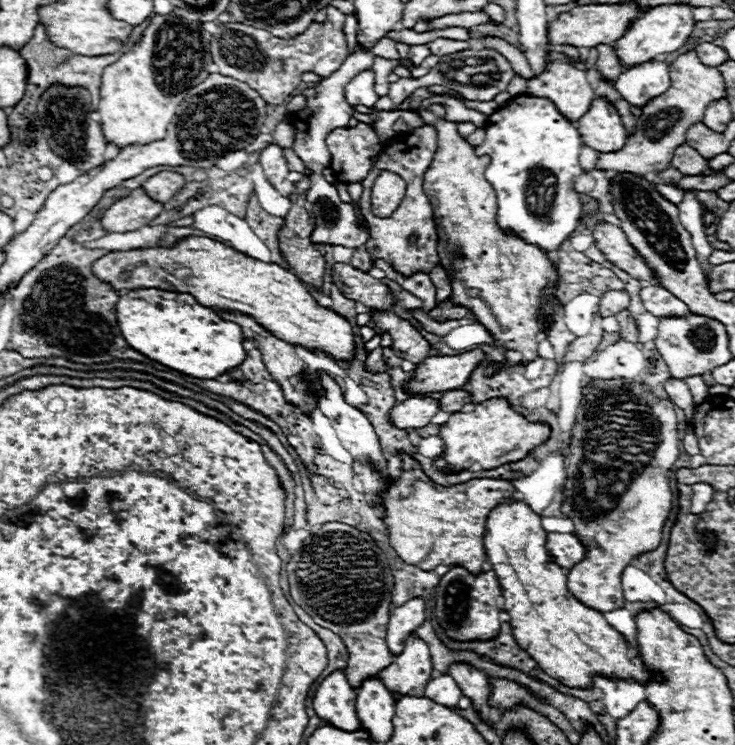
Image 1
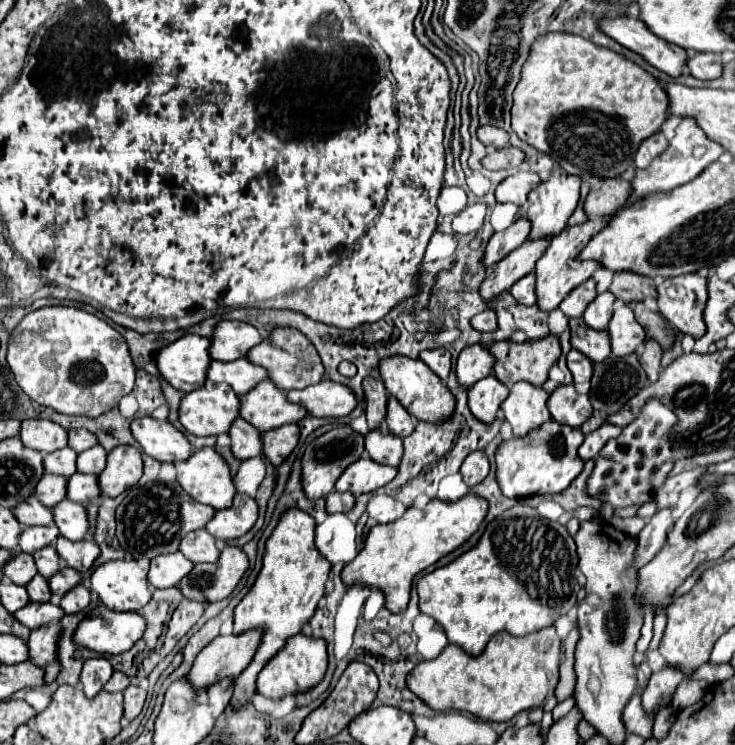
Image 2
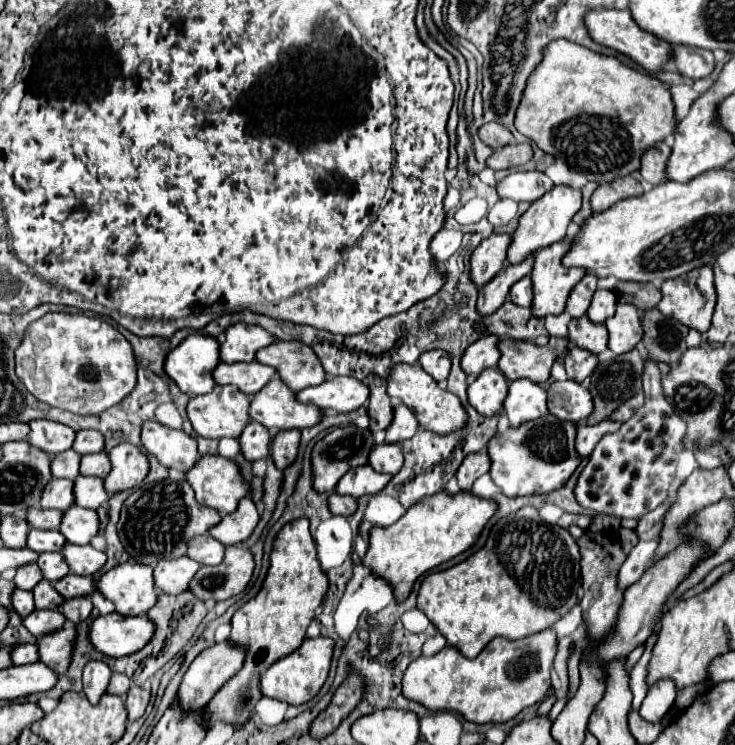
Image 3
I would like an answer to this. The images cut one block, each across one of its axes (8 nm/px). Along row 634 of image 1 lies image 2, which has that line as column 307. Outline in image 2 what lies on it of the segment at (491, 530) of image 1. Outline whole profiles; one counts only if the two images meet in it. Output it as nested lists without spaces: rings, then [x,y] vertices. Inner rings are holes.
[[[288,510],[282,514],[278,526],[266,542],[264,566],[256,578],[252,590],[242,598],[234,610],[234,634],[244,634],[248,630],[262,630],[260,646],[248,664],[248,668],[234,680],[234,692],[230,706],[240,710],[256,694],[256,676],[268,664],[268,660],[278,654],[286,640],[300,634],[304,624],[316,612],[320,598],[324,596],[324,584],[328,580],[330,564],[318,554],[314,546],[314,518],[302,510]]]

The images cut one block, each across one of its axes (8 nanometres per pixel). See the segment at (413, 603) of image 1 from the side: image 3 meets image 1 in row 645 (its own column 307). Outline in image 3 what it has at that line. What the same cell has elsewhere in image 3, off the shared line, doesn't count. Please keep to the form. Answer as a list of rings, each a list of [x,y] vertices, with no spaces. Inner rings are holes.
[[[348,376],[324,380],[322,384],[304,388],[302,392],[296,394],[298,402],[318,406],[324,412],[332,410],[336,414],[358,410],[366,398],[368,398],[368,388],[362,382]]]

